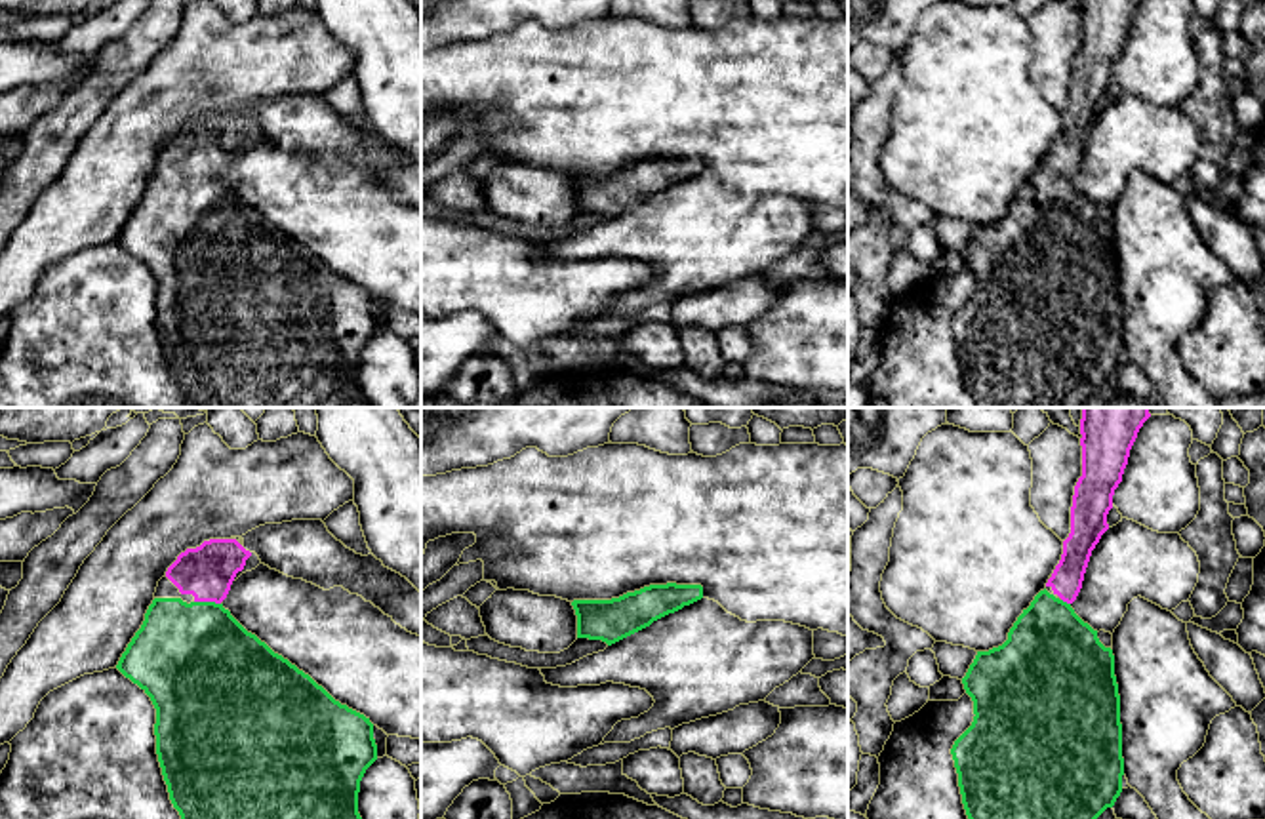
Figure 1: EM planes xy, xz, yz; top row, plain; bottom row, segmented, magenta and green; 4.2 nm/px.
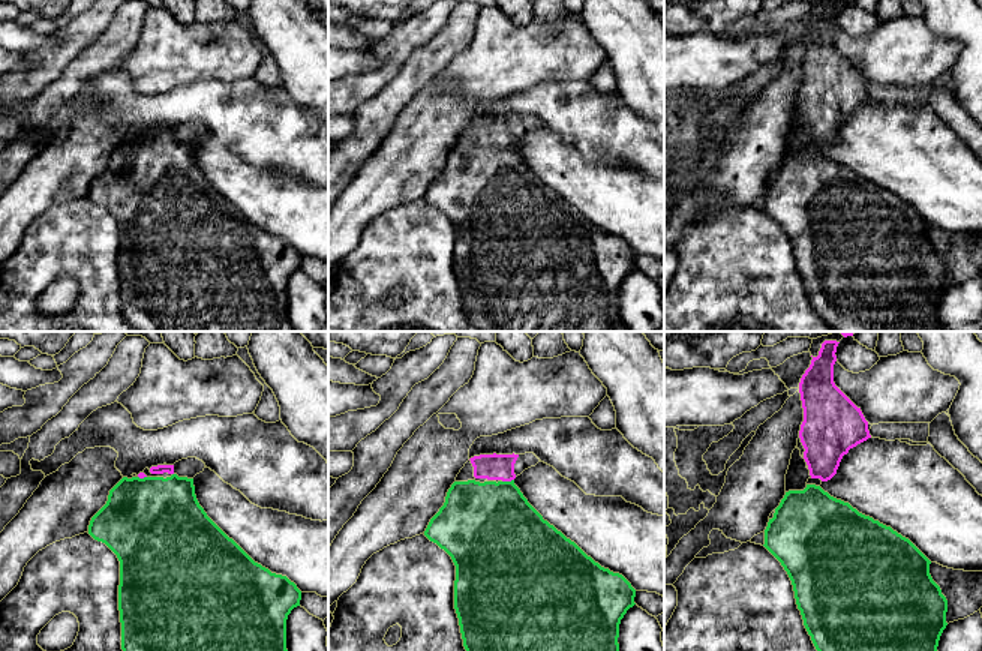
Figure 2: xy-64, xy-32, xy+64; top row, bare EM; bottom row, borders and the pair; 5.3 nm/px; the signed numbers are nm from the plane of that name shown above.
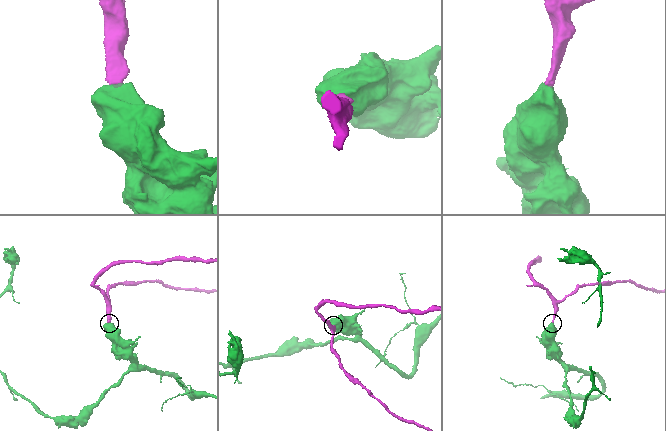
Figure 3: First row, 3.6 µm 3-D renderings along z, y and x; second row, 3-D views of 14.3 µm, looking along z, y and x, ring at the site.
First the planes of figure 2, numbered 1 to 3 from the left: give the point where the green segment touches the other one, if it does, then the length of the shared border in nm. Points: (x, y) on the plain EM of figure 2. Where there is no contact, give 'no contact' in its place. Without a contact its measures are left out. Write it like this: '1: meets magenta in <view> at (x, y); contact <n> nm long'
1: meets magenta in xy-64 at (143, 141); contact 50 nm long
2: meets magenta in xy-32 at (507, 144); contact 70 nm long
3: no contact

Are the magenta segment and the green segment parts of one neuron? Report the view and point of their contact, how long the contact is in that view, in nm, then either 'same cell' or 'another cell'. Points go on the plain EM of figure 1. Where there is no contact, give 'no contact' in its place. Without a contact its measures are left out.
xy (208, 174) | 110 nm | same cell

